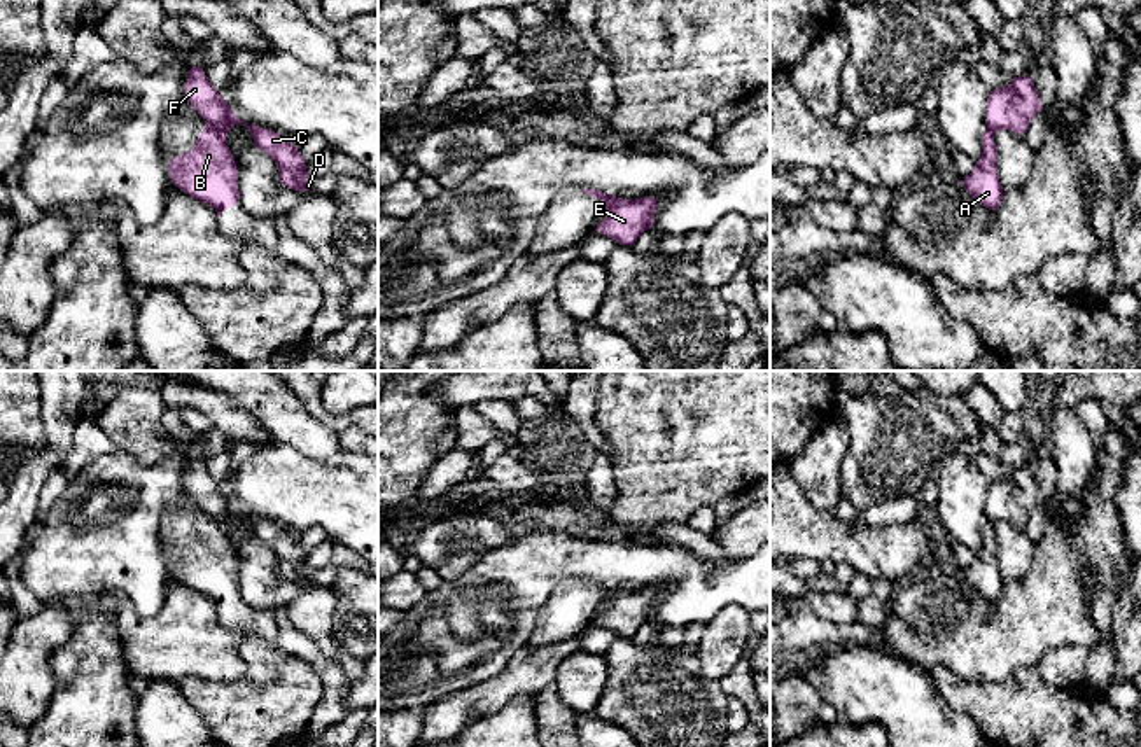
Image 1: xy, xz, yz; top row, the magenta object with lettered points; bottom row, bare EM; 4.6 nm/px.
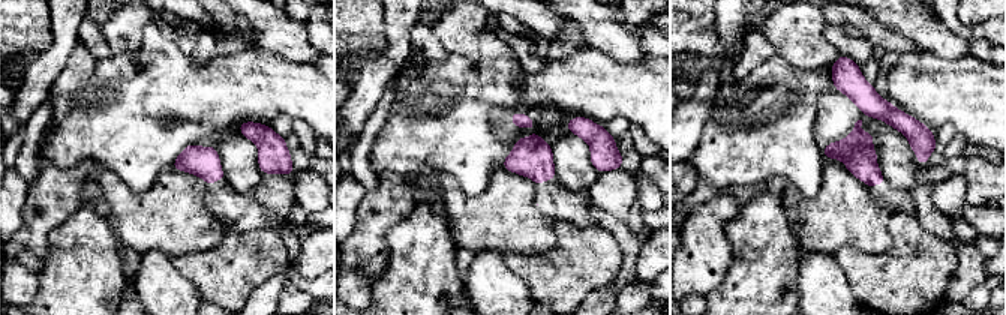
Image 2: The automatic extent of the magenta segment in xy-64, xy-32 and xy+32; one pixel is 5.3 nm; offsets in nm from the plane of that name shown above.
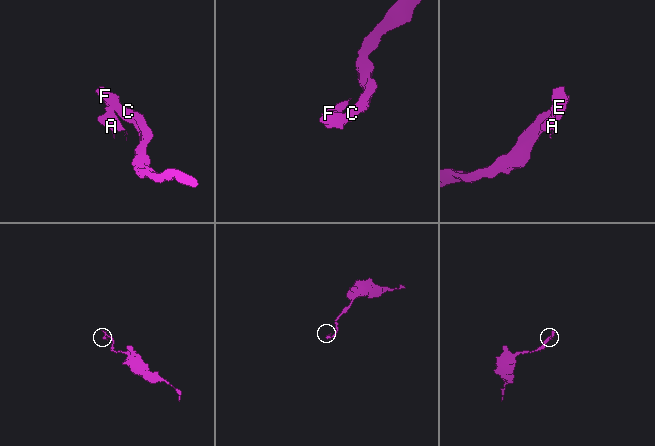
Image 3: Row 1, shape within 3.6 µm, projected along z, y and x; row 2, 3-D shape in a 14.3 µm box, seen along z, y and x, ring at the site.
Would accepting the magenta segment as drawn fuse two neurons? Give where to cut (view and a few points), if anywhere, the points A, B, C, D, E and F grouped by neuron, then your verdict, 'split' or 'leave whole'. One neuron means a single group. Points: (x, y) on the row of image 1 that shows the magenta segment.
cut in xy along (209, 125), (223, 133); A B / C D E F; split

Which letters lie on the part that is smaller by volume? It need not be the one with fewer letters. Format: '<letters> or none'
A, B

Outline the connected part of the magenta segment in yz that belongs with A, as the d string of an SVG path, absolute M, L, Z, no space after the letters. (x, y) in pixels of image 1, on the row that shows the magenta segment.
M987 128L980 140L984 145L980 159L975 163L973 171L957 182L994 213L999 210L1004 194L998 177L998 149L994 143L994 131Z

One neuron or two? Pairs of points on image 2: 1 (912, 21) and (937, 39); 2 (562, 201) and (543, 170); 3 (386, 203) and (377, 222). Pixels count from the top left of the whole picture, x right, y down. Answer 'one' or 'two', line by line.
1: one
2: one
3: one

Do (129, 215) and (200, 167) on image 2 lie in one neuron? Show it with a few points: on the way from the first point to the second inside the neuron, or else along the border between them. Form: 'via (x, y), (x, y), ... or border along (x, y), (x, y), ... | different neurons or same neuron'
border along (173, 167), (197, 174), (203, 180), (206, 206) | different neurons

